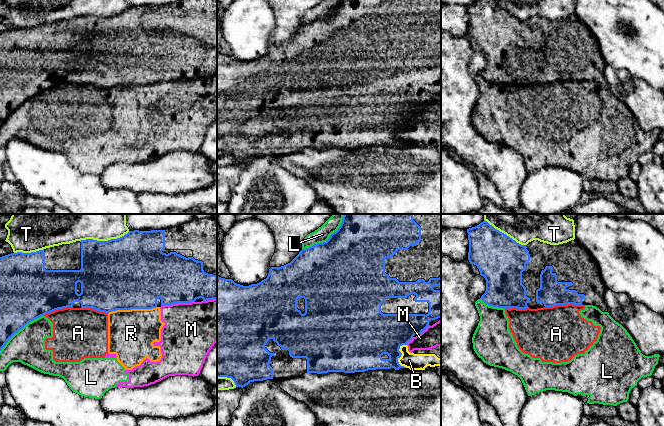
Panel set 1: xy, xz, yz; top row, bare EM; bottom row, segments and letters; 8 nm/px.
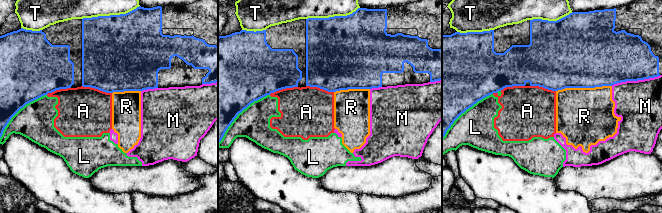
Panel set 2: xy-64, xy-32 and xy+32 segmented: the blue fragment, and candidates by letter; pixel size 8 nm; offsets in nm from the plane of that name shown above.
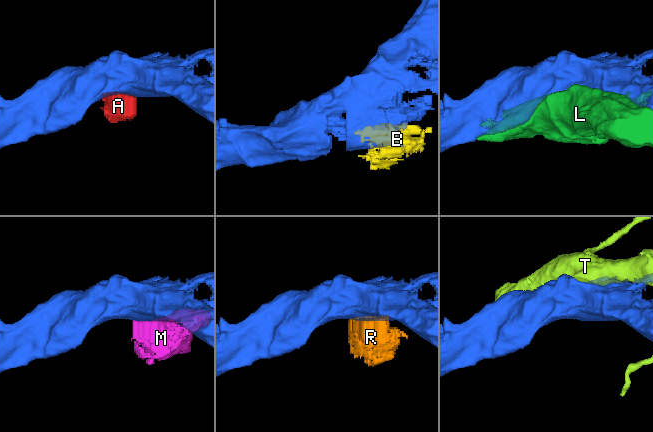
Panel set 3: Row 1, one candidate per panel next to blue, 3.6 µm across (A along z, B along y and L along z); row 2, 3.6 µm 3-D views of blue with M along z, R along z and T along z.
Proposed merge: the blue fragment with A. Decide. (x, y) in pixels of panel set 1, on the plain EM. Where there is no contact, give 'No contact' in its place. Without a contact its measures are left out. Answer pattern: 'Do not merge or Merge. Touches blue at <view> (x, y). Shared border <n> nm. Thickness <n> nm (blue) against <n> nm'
Do not merge. Touches blue at yz (563, 80). Shared border 300 nm. Thickness 200 nm (blue) against 460 nm

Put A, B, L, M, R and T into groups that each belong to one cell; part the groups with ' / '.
A B L M R / T

